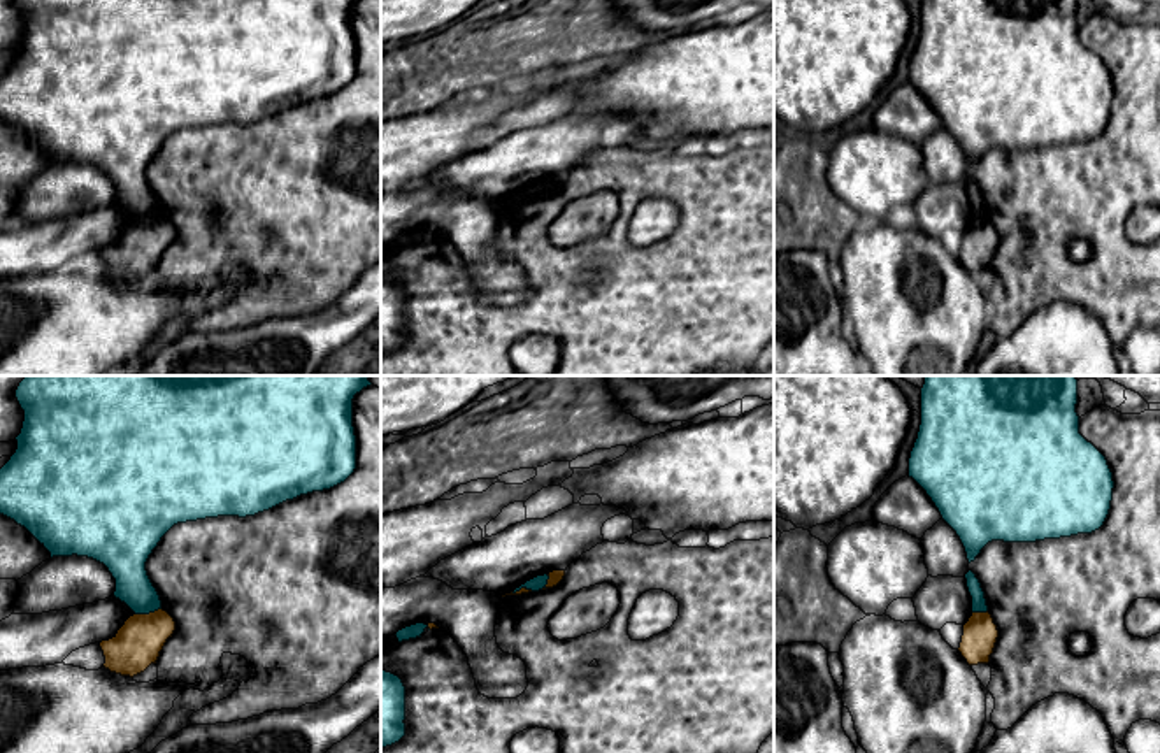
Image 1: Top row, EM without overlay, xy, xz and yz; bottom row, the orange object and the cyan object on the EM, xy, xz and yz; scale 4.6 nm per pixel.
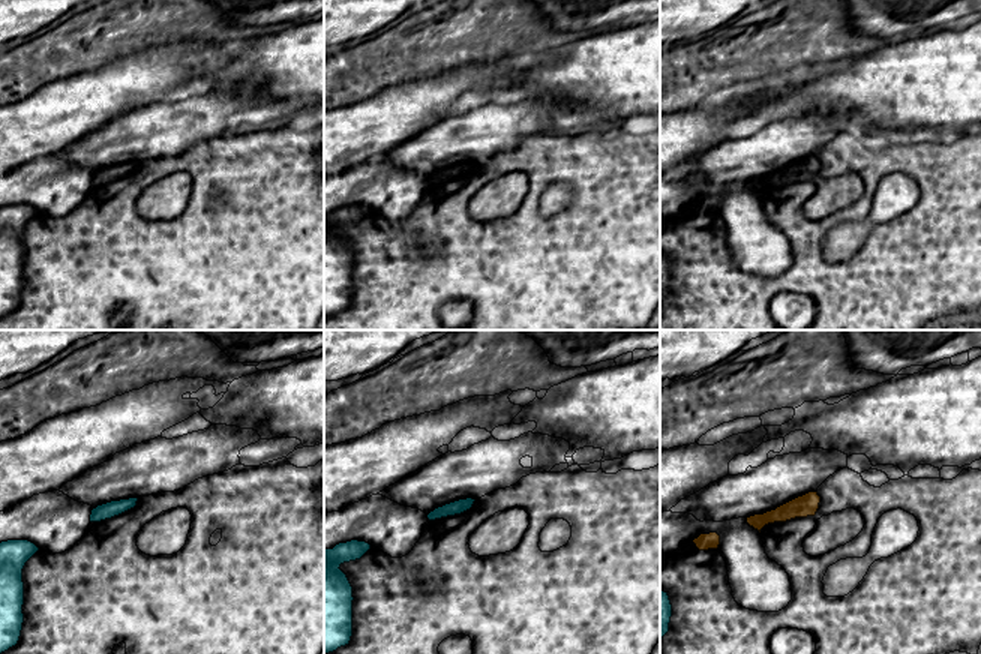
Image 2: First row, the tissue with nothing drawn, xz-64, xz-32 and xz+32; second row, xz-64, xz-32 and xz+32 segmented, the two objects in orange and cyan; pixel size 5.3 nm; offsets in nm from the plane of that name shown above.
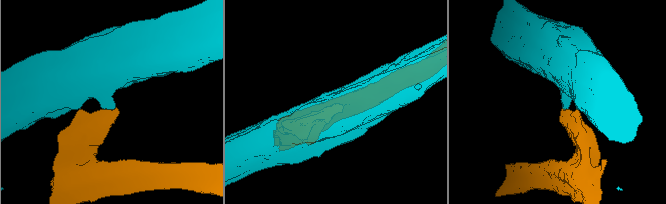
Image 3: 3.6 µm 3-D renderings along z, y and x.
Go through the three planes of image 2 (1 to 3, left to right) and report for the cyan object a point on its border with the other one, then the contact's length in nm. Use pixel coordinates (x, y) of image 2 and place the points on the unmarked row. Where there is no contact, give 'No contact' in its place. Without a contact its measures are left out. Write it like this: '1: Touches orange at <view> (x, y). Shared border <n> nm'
1: No contact
2: No contact
3: No contact

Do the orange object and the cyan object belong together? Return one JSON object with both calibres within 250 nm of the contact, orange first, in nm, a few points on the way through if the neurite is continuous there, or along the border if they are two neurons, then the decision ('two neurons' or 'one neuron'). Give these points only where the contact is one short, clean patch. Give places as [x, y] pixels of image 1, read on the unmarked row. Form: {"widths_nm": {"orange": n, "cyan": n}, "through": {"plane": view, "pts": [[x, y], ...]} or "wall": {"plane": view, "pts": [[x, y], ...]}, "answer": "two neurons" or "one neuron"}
{"widths_nm": {"orange": 220, "cyan": 170}, "wall": {"plane": "xy", "pts": [[160, 215], [136, 222]]}, "answer": "two neurons"}

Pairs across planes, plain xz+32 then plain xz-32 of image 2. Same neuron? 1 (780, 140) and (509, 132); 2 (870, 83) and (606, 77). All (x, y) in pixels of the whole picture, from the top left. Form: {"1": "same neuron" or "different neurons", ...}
{"1": "same neuron", "2": "same neuron"}

